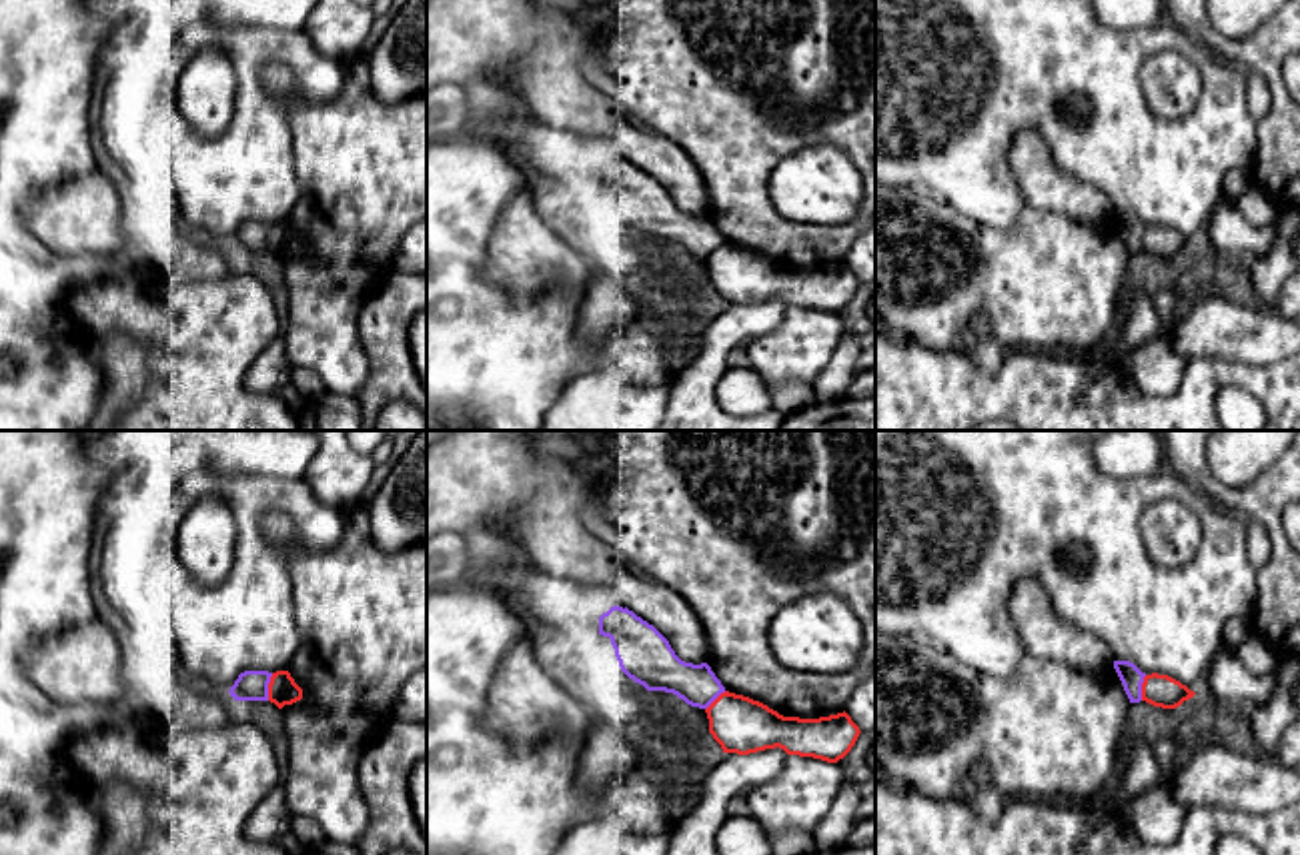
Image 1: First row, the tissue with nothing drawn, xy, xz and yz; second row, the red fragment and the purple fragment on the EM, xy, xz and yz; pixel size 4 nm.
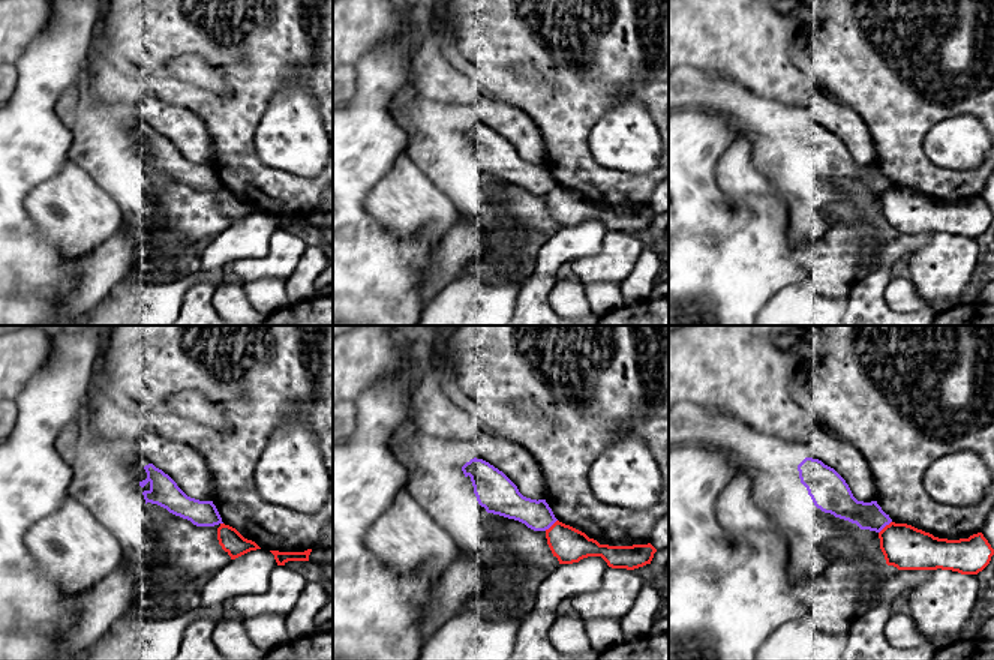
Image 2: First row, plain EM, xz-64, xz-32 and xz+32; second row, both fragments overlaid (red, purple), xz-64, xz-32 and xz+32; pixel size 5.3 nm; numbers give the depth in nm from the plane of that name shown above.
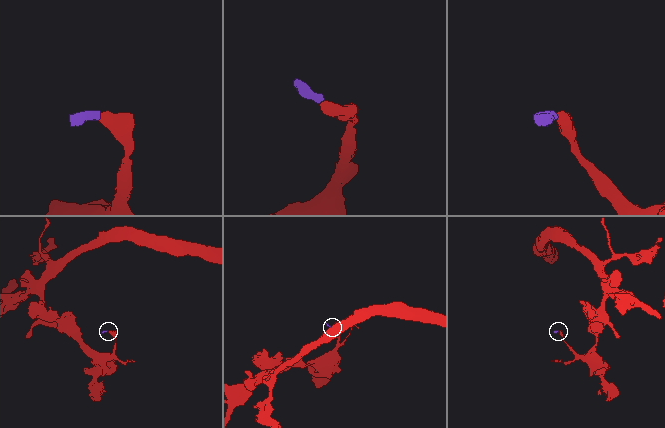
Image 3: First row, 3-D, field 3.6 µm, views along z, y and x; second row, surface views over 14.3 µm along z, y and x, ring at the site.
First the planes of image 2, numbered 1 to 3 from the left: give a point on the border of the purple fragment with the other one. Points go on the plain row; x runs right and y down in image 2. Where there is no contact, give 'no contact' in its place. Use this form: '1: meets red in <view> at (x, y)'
1: no contact
2: meets red in xz-32 at (552, 189)
3: meets red in xz+32 at (885, 191)

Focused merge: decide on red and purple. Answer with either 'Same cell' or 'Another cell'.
Another cell

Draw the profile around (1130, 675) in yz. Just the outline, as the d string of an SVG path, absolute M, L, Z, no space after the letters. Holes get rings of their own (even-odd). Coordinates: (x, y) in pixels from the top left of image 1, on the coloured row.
M1114 661L1114 669L1124 685L1124 691L1126 691L1130 703L1140 703L1142 701L1142 683L1144 683L1146 673L1142 673L1130 661Z

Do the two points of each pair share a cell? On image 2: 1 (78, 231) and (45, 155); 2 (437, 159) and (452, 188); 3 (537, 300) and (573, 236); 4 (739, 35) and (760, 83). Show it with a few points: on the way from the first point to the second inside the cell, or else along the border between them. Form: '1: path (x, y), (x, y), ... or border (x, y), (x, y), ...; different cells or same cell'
1: border (68, 158), (57, 173), (39, 183), (26, 197); different cells
2: path (437, 167), (437, 173), (444, 180); same cell
3: path (540, 284), (562, 257), (562, 252); same cell
4: path (741, 47), (751, 71); same cell

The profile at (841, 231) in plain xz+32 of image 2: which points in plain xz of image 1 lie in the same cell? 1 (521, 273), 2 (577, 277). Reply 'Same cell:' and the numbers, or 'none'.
Same cell: none

